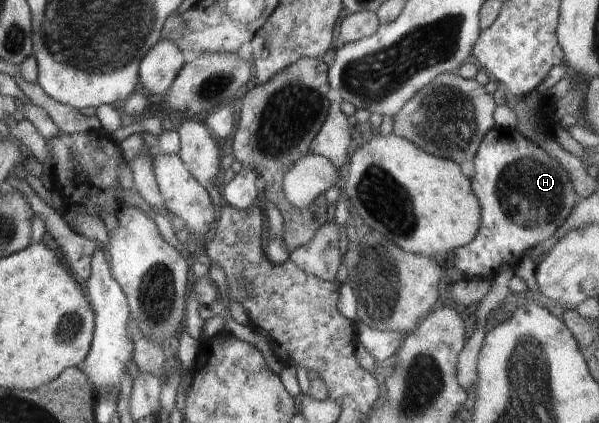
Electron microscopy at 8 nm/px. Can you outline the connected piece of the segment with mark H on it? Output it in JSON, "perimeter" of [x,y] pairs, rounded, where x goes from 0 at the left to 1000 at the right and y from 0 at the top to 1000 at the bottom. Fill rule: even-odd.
{"perimeter":[[[821,303],[803,333],[790,376],[791,414],[785,442],[801,492],[798,551],[785,577],[758,593],[760,641],[776,662],[826,662],[841,634],[860,641],[870,612],[896,579],[907,577],[943,527],[967,468],[950,409],[918,371],[890,329],[858,303]]]}

